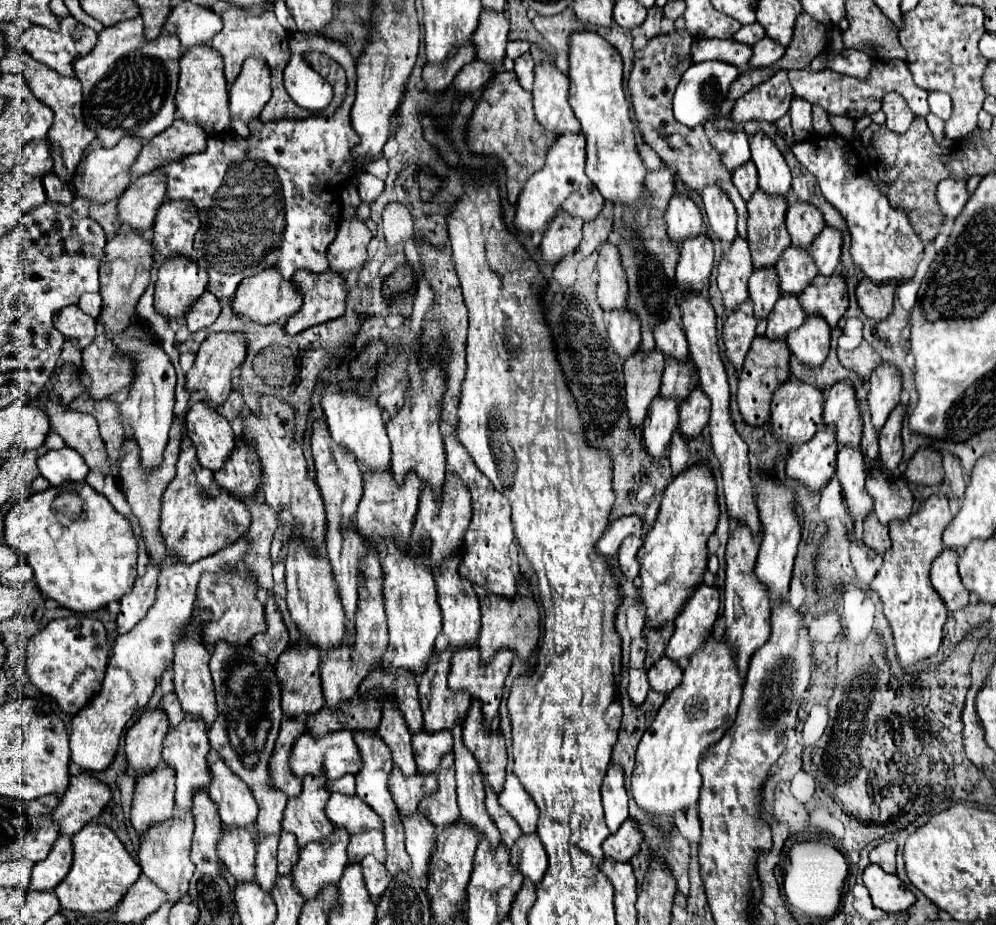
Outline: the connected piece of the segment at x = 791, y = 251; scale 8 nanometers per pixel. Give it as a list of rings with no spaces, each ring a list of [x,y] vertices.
[[[789,247],[787,253],[783,253],[783,259],[779,259],[775,269],[783,295],[801,295],[801,291],[817,277],[815,263],[811,263],[811,255],[795,247]]]

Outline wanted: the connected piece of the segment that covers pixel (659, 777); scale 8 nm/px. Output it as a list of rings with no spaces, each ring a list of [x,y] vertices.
[[[709,639],[701,647],[701,651],[697,651],[695,657],[689,659],[689,665],[683,671],[681,685],[675,691],[671,691],[671,695],[667,695],[655,721],[649,725],[649,729],[645,731],[637,747],[637,763],[631,775],[631,793],[635,803],[647,813],[651,823],[665,837],[669,837],[675,827],[675,813],[687,811],[691,805],[697,805],[699,789],[701,789],[699,763],[701,763],[703,751],[715,745],[725,735],[725,731],[733,725],[739,701],[741,701],[741,679],[733,661],[733,651],[723,641]]]

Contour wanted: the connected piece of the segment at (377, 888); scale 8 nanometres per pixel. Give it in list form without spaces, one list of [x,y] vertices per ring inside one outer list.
[[[367,855],[361,861],[361,869],[363,869],[363,877],[365,877],[365,885],[371,897],[379,897],[383,895],[383,891],[387,889],[387,883],[391,879],[391,875],[387,873],[385,865],[381,865],[377,859],[373,859],[371,855]]]

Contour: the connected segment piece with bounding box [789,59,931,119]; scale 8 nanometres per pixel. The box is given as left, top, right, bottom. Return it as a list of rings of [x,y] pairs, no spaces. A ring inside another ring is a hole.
[[[875,59],[875,67],[871,69],[871,79],[859,81],[847,75],[839,75],[833,71],[811,71],[811,69],[793,69],[789,71],[789,83],[793,87],[793,95],[799,99],[809,101],[811,105],[821,105],[829,115],[845,115],[851,119],[861,119],[865,115],[871,115],[881,109],[881,101],[887,93],[895,91],[905,97],[909,107],[915,115],[929,115],[927,95],[929,91],[917,87],[913,83],[911,71],[907,69],[905,61],[901,59]]]

